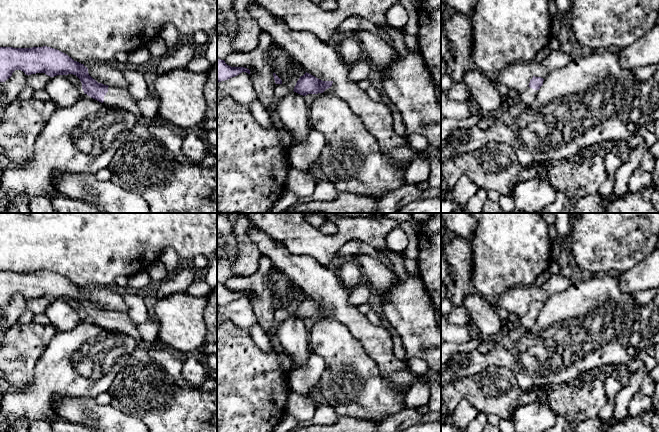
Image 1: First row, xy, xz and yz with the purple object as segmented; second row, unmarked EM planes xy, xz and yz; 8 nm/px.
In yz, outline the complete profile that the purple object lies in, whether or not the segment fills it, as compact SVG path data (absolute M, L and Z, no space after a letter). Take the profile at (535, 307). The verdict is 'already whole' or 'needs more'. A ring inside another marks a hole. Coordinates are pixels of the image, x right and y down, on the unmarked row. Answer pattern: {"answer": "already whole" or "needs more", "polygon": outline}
{"answer": "needs more", "polygon": "M533 300L530 304L528 312L519 318L519 325L526 329L532 329L535 325L538 314L543 309L543 305L543 302Z"}

